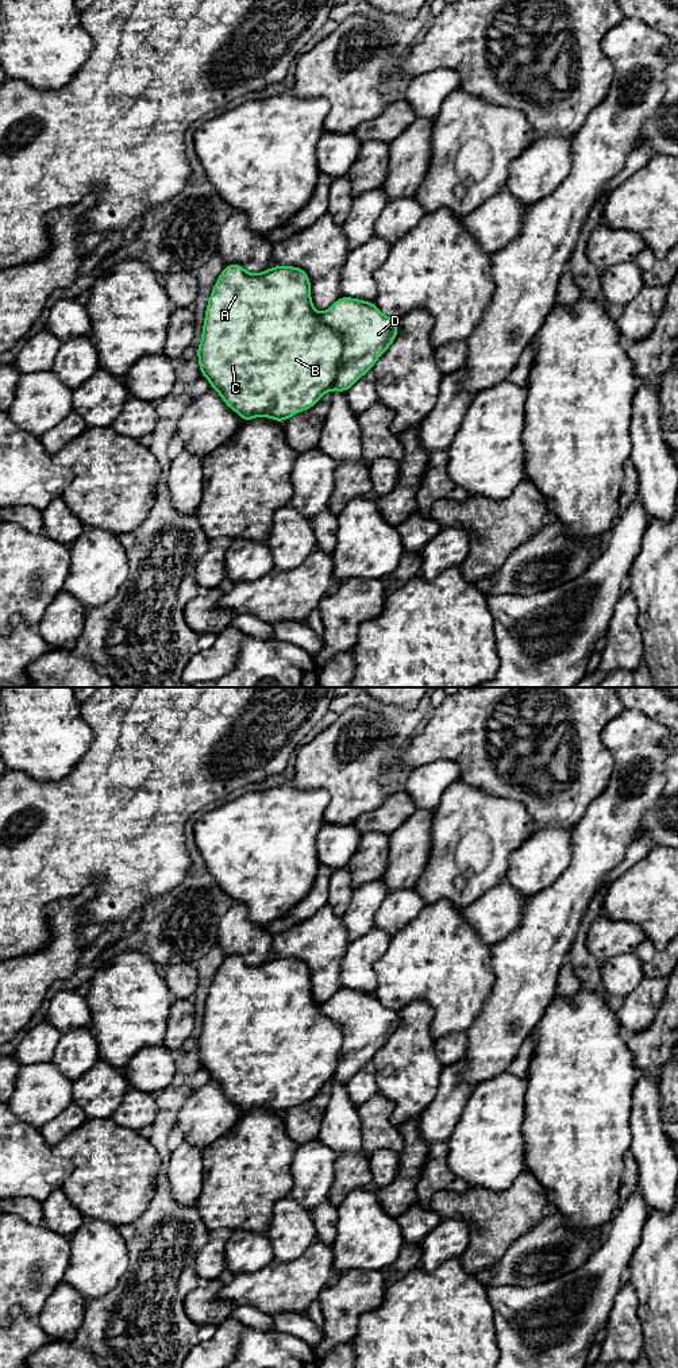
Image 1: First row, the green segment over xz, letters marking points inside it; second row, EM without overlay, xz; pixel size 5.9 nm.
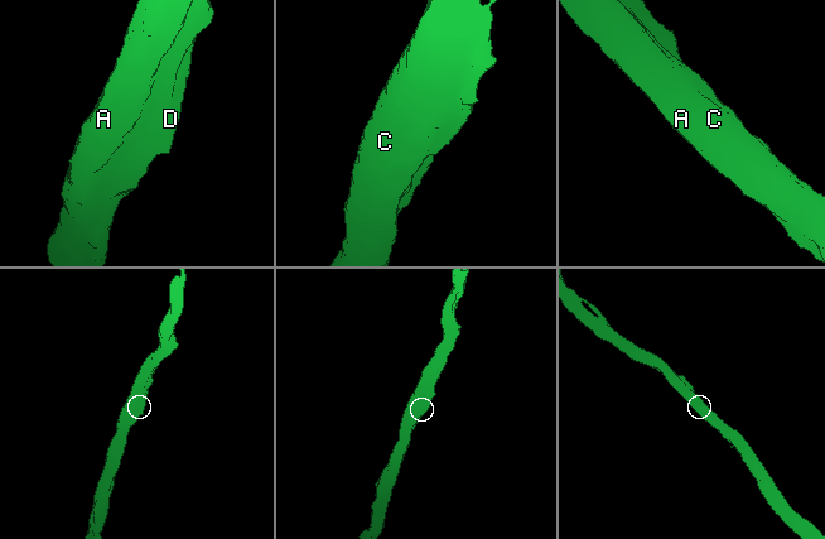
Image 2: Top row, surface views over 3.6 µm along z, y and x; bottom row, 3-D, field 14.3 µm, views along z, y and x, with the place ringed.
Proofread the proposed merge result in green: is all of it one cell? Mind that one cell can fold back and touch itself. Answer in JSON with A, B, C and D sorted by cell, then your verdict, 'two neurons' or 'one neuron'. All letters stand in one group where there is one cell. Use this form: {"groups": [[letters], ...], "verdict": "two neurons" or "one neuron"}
{"groups": [["A", "B", "C", "D"]], "verdict": "one neuron"}

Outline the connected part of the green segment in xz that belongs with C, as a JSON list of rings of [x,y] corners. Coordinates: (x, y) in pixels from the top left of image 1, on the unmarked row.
[[[239,955],[227,956],[213,976],[205,999],[199,1040],[200,1064],[224,1095],[244,1113],[258,1107],[282,1114],[316,1097],[327,1083],[347,1083],[390,1038],[398,1013],[385,1007],[374,994],[342,987],[321,1006],[311,990],[311,972],[304,960],[271,957],[251,966]]]

